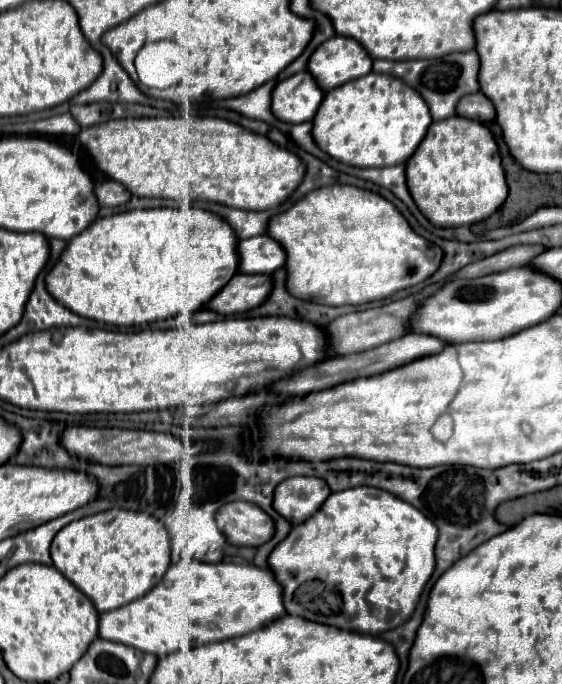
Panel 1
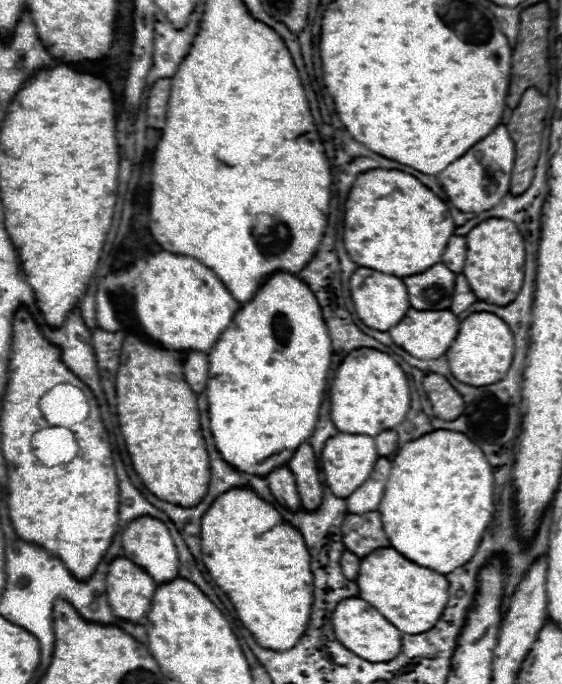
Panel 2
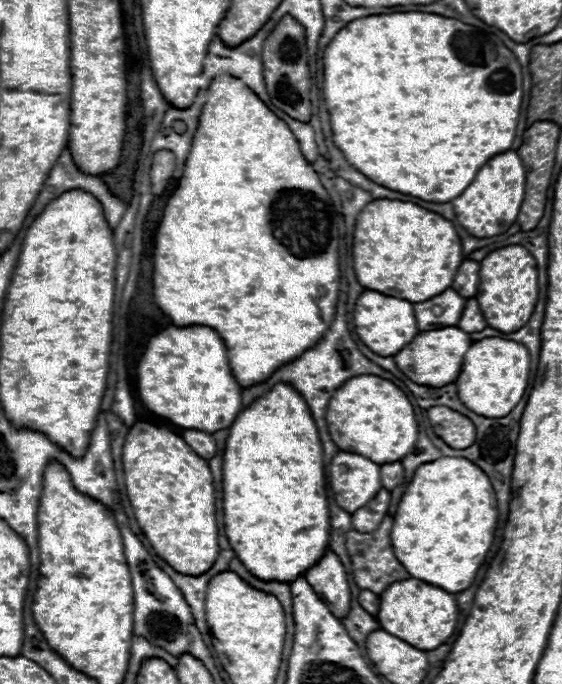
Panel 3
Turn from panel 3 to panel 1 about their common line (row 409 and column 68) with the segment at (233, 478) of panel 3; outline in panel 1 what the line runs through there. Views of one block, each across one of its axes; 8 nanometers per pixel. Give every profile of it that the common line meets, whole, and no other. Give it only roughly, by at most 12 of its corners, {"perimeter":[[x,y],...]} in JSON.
{"perimeter":[[192,206],[98,218],[48,292],[140,326],[202,310],[240,270]]}

